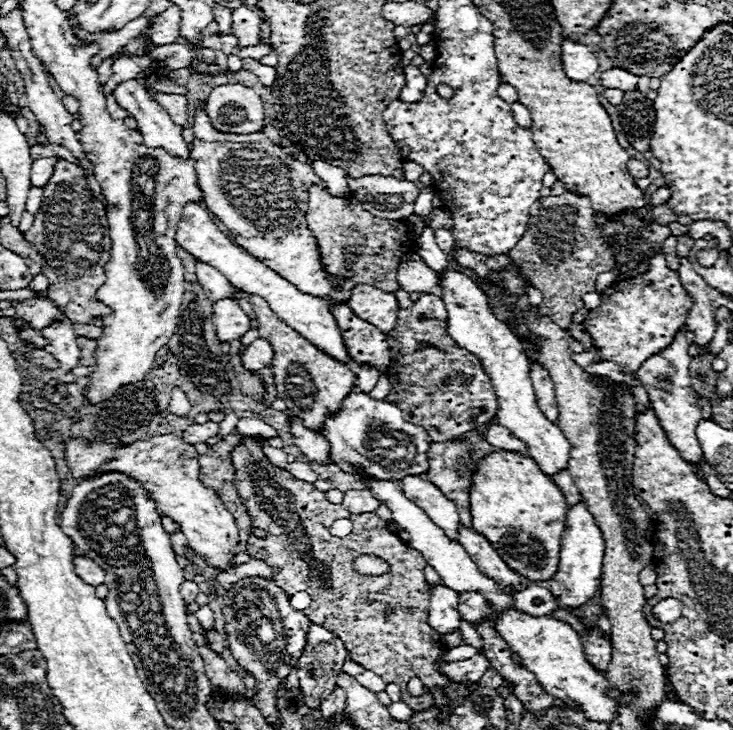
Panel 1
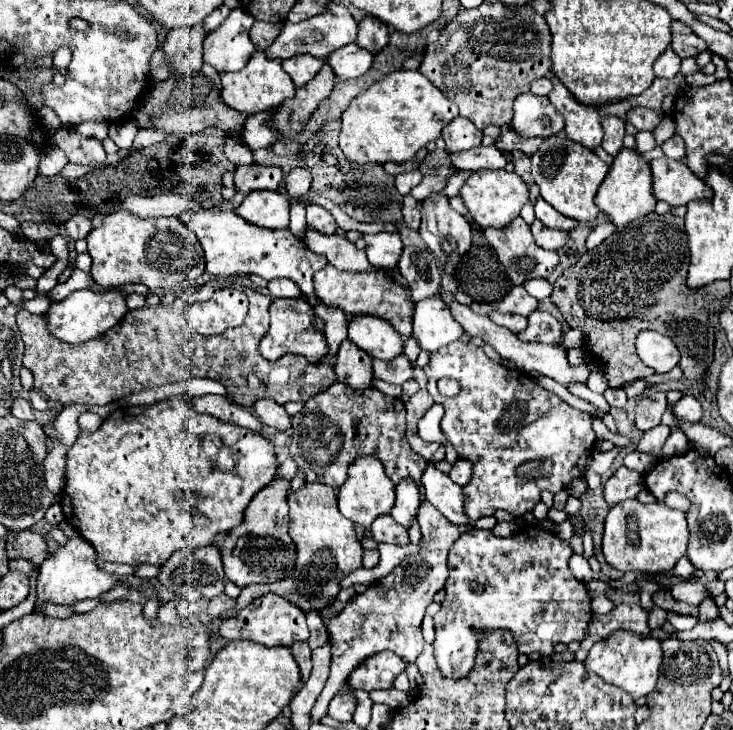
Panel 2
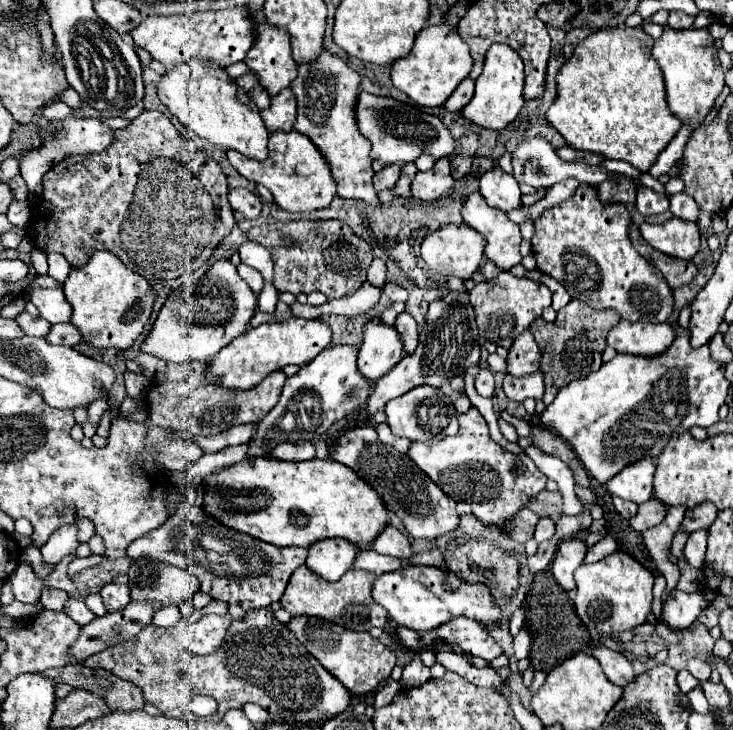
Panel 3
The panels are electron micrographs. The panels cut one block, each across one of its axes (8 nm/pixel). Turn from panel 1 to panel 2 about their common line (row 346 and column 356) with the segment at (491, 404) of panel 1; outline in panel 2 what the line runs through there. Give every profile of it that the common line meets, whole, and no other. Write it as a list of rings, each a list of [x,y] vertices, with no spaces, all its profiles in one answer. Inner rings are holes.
[[[334,382],[326,392],[312,396],[304,410],[292,416],[292,442],[290,458],[306,474],[306,482],[320,482],[332,488],[340,488],[346,482],[350,464],[360,456],[376,456],[394,484],[412,478],[420,484],[426,460],[418,456],[410,444],[406,444],[406,418],[404,402],[382,394],[376,388],[356,390],[348,384]]]

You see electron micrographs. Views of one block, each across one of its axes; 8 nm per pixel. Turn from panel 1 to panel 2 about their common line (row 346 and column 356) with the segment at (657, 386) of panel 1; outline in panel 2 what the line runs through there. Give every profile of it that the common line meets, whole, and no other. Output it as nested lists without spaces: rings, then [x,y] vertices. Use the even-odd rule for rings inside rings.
[[[380,652],[378,656],[372,656],[370,660],[364,660],[354,672],[350,674],[348,684],[352,688],[362,688],[366,692],[374,688],[392,688],[396,676],[406,670],[406,662],[400,660],[400,656],[394,656],[394,652]]]

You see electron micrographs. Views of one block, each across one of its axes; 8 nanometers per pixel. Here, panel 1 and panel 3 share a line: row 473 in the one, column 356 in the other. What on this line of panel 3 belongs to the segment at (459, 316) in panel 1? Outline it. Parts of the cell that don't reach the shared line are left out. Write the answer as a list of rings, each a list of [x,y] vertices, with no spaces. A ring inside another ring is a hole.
[[[318,540],[308,548],[306,566],[324,580],[336,582],[352,568],[358,550],[358,544],[350,544],[350,540]]]

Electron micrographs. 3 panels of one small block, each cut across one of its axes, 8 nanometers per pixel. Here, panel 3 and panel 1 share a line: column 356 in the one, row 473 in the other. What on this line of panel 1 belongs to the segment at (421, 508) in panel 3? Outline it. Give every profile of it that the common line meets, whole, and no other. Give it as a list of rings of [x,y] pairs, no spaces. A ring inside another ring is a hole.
[[[450,440],[450,442],[432,442],[432,448],[428,452],[428,480],[432,484],[436,484],[440,488],[440,492],[444,492],[444,496],[448,496],[458,512],[460,512],[460,520],[466,528],[470,528],[472,520],[470,520],[470,484],[472,484],[472,476],[476,470],[476,462],[470,458],[470,444],[466,440]]]

